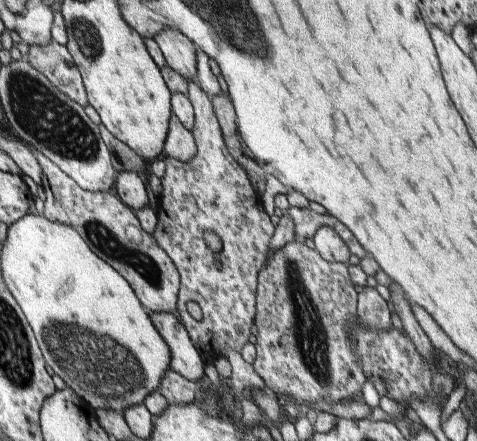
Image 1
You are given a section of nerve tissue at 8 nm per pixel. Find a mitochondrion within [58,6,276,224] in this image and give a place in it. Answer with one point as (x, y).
(87, 37)

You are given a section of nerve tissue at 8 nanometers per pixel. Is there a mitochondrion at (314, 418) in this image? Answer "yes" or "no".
no

